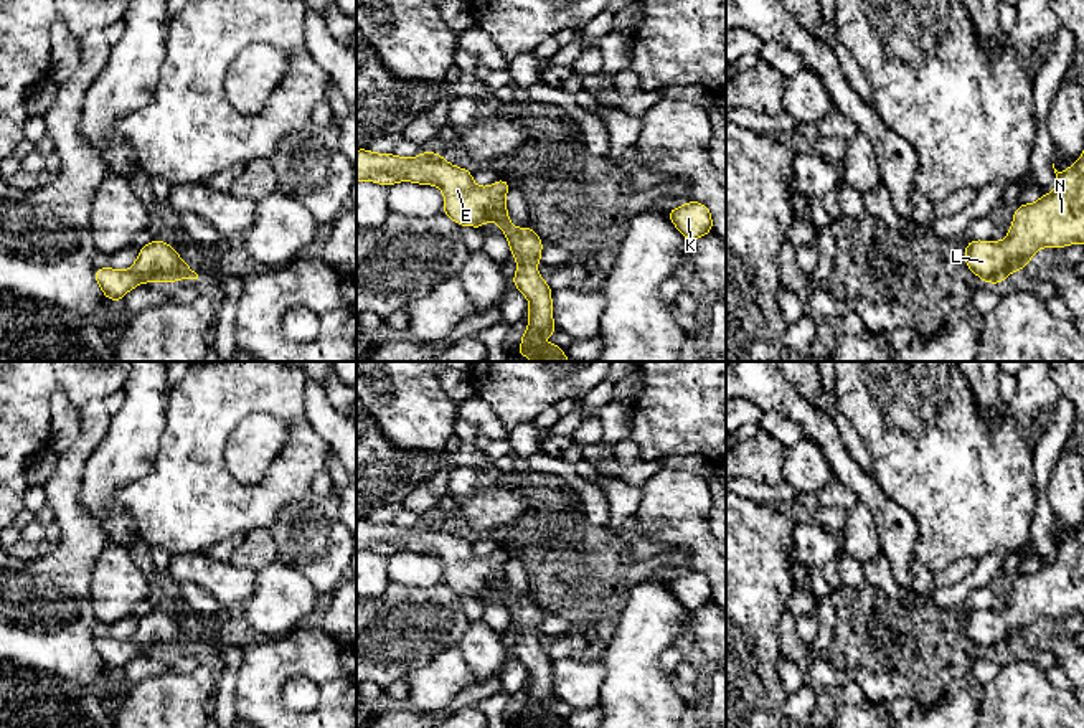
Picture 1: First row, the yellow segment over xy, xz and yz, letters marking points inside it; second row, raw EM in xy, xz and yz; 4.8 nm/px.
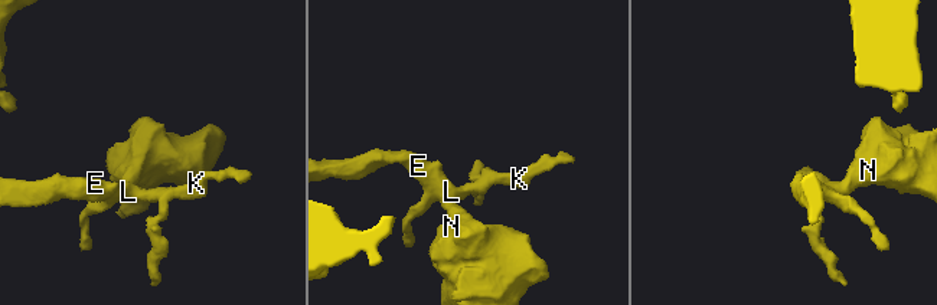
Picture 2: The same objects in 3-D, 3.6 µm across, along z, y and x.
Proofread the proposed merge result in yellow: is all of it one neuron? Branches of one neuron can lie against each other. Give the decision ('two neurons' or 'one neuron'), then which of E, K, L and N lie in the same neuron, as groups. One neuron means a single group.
one neuron; groups E K L N

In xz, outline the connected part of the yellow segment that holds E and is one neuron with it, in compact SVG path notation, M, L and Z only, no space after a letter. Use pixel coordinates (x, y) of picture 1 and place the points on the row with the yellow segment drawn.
M368 149L356 150L356 182L375 182L391 187L398 182L434 185L444 193L444 215L459 226L482 229L485 221L495 221L510 244L516 259L511 284L528 299L528 329L515 355L530 357L533 362L571 362L563 347L543 343L533 347L540 337L553 337L558 330L553 320L553 289L540 276L543 239L528 228L515 228L507 211L505 195L511 188L503 177L490 187L477 187L472 170L449 163L441 154L427 150L412 158L394 154L375 154Z

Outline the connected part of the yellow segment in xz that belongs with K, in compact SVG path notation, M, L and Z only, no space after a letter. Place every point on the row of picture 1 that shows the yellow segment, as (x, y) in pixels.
M690 200L680 208L670 208L668 218L686 241L695 241L713 231L709 208L695 200Z

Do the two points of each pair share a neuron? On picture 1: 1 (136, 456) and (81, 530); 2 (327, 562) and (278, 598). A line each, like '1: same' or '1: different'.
1: different
2: different

